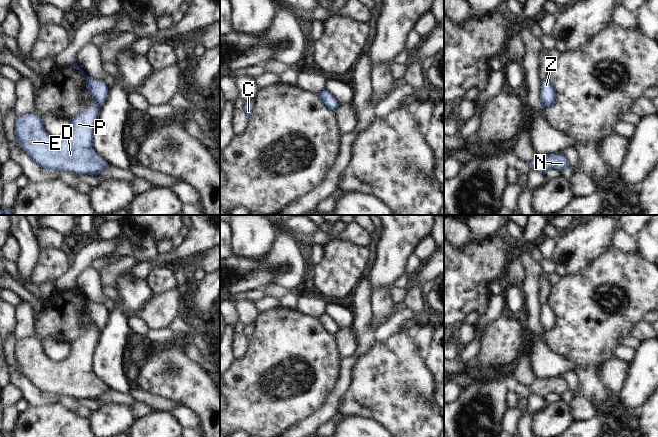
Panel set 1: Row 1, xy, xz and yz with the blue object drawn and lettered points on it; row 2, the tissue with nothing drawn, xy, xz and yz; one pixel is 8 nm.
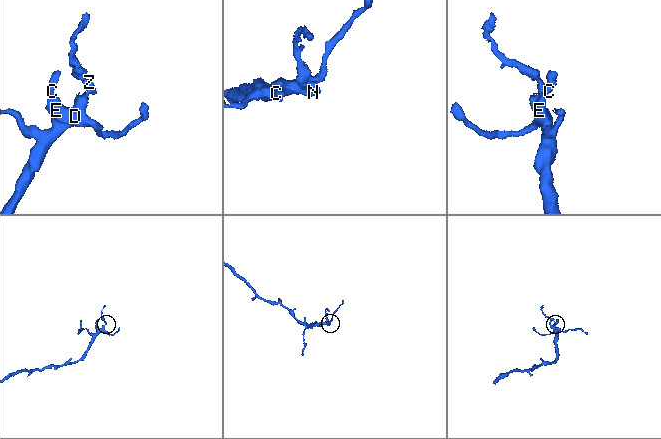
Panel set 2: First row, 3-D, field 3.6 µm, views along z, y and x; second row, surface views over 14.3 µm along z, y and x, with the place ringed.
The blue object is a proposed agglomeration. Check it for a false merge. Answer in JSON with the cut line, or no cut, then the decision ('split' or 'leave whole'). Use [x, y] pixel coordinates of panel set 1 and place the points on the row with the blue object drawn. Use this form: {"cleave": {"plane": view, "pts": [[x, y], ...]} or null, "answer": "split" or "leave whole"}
{"cleave": {"plane": "xy", "pts": [[96, 103], [99, 106]]}, "answer": "split"}

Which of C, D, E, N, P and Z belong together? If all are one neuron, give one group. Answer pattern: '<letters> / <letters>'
C D E N P / Z

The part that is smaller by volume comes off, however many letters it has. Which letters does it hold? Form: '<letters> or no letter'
Z

